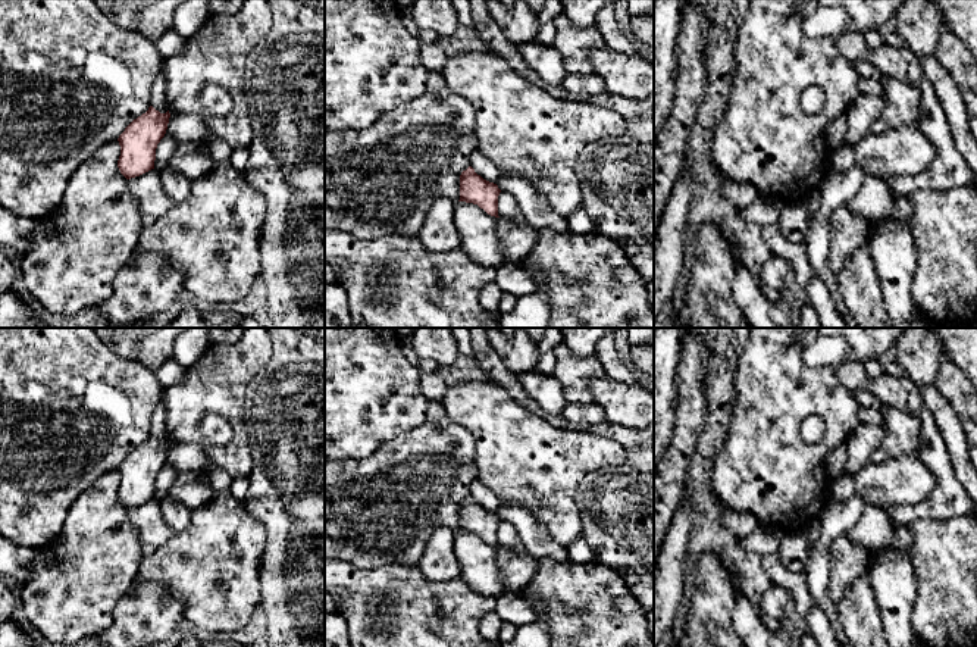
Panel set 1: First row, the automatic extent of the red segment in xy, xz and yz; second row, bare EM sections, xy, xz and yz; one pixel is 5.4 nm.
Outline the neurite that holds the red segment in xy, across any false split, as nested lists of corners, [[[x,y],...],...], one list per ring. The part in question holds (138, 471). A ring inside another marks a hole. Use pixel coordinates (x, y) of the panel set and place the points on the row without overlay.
[[[150,435],[119,465],[120,485],[118,497],[126,509],[154,498],[156,478],[166,463],[169,447],[169,440],[160,443]]]

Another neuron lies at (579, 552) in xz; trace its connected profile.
[[[580,537],[572,541],[572,544],[567,547],[567,551],[570,560],[574,563],[588,563],[595,560],[592,548]]]

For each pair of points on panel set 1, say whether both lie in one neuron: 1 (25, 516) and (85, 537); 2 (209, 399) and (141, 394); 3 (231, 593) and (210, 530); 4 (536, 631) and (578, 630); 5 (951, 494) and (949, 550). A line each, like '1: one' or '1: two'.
1: two
2: two
3: one
4: two
5: two

